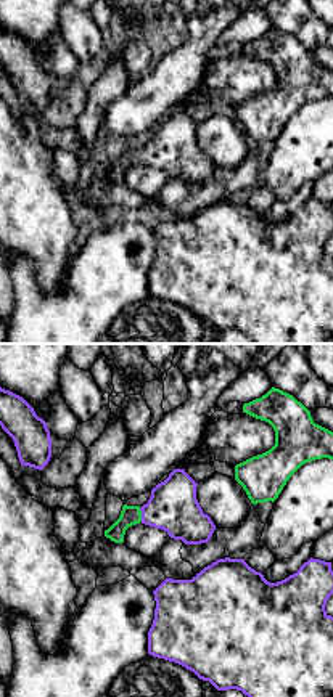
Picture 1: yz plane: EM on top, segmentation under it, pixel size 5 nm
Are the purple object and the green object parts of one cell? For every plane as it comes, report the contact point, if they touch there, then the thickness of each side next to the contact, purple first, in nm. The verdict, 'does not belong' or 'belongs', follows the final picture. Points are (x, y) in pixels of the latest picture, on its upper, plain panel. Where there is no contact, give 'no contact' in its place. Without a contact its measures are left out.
meets purple at (142, 154); 260 nm thick on the purple side, 100 nm on the other

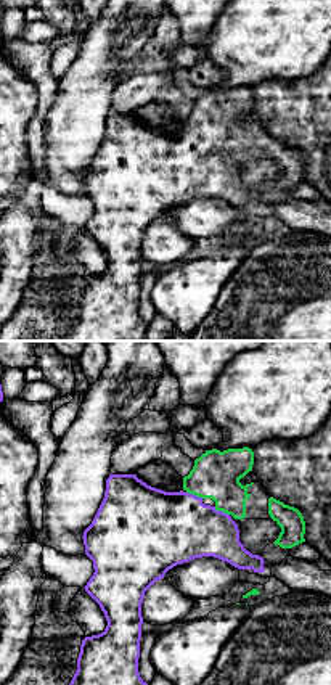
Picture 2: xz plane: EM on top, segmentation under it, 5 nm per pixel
meets purple at (222, 151); 360 nm thick on the purple side, 240 nm on the other

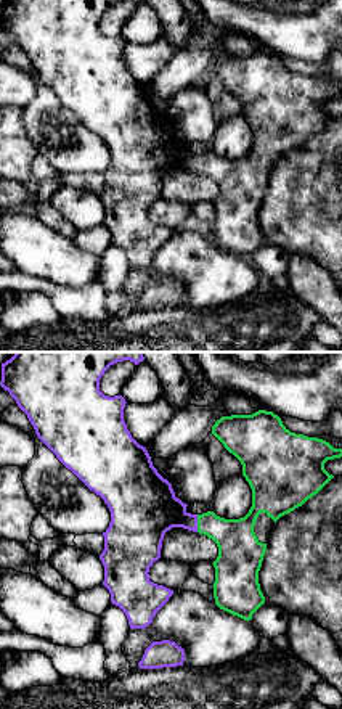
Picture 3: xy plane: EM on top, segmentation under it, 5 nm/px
meets purple at (196, 163); 280 nm thick on the purple side, 200 nm on the other

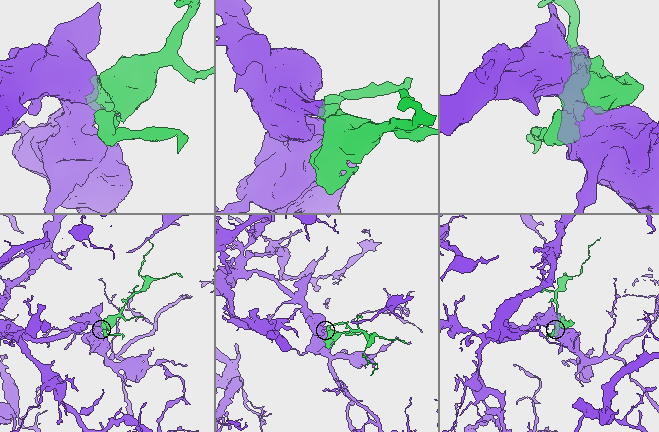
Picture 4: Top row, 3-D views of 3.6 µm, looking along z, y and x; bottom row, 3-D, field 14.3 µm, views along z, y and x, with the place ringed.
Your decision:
belongs

